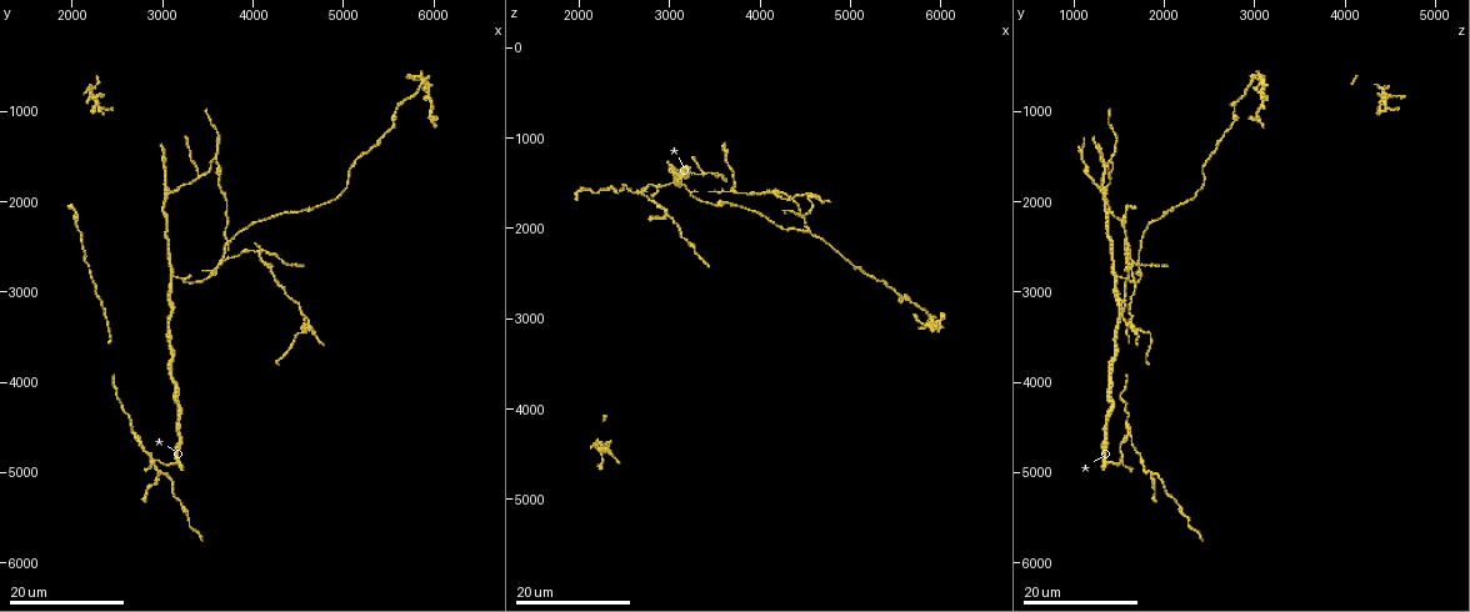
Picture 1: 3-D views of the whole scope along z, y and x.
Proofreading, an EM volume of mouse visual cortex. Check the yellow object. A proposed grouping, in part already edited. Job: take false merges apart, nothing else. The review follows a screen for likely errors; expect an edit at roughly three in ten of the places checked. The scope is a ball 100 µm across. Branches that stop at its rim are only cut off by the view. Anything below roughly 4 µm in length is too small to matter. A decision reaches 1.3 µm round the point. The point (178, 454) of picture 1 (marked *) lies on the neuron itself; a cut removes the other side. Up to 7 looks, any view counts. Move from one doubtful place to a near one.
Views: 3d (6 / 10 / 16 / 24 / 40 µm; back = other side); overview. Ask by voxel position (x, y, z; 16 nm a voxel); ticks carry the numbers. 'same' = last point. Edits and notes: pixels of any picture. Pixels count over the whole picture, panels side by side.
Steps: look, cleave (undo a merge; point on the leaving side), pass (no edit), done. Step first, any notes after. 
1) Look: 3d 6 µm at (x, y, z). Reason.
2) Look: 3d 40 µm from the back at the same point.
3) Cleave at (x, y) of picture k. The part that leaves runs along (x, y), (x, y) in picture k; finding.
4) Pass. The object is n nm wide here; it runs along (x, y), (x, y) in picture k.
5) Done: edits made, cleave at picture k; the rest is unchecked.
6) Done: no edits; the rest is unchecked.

Look: 3d 24 µm at (3100, 2800, 1450). Branch point.

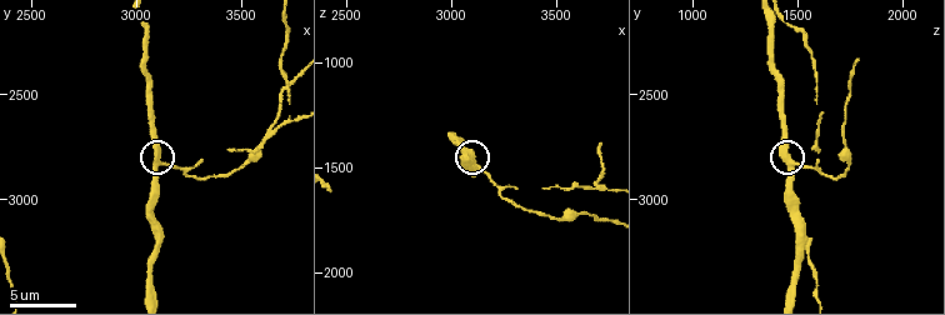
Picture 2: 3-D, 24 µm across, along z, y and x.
Look: 3d 10 µm at (3110, 2820, 1460).

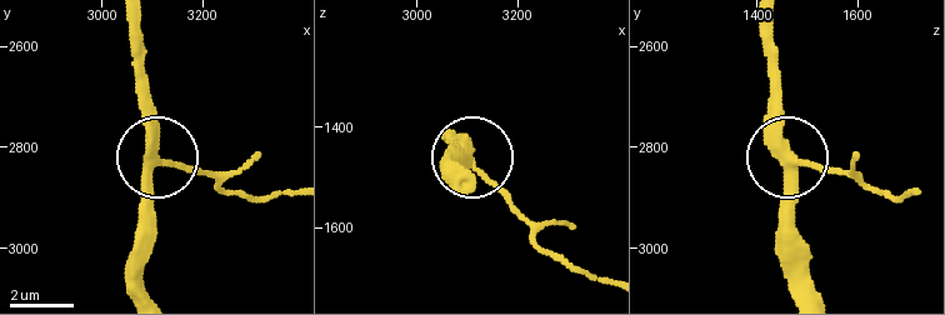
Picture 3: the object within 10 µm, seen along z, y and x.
Pass. It runs along (801, 291), (781, 76) in picture 3; one neuron here.

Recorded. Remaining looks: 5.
Look: 3d 24 µm at (3400, 1700, 1400). Two arms in line, one across.

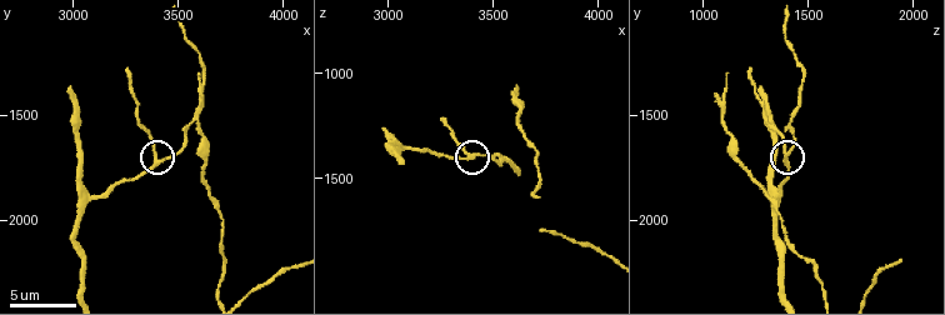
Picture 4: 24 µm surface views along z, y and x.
Look: 3d 6 µm at (3390, 1730, 1400). Zoom in.

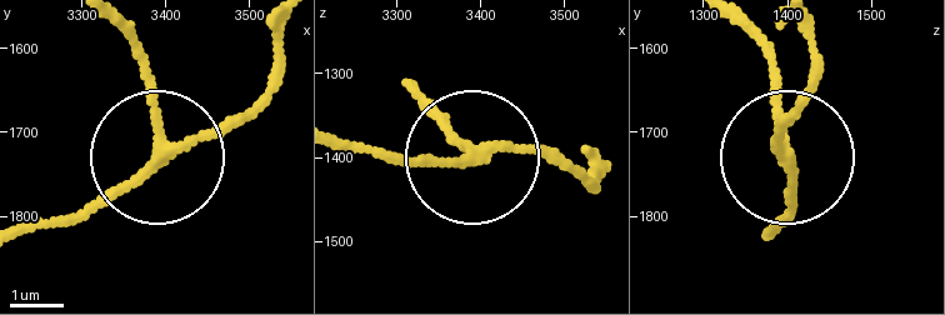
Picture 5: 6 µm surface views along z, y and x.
Pass. 3 arms meet here; all the same neuron.

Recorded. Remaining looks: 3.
Look: 3d 10 µm at (3090, 1890, 1350). Three-way junction.

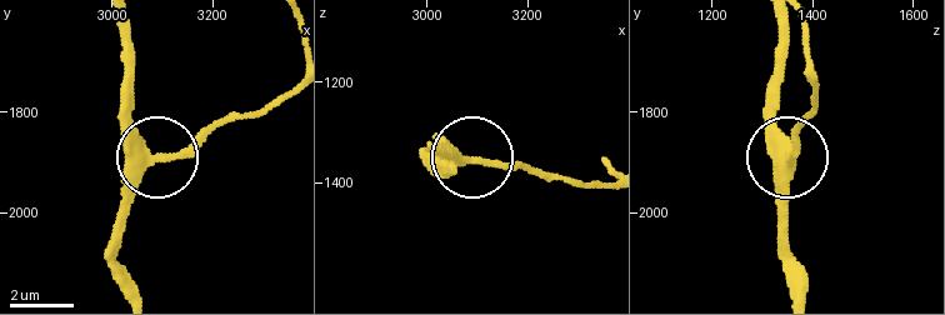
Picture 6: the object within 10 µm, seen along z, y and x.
Look: 3d 10 µm from the back at (3080, 1885, 1360).

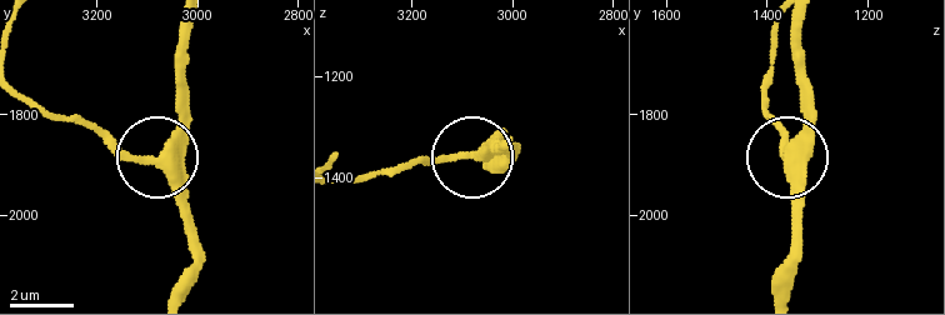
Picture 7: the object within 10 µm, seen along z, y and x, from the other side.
Pass. It runs along (781, 286), (790, 254), (790, 149), (806, 118), (806, 55) in picture 7; all the same neuron.

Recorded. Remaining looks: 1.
Look: 3d 16 µm at (3570, 2790, 1710). Four arms meet.

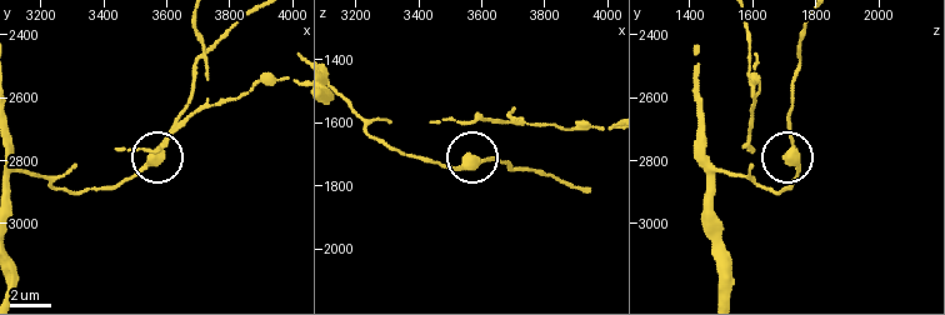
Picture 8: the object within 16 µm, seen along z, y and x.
Pass. The side arm is 42 µm long; it runs along (20, 170), (60, 190), (105, 190), (145, 170), (161, 149) in picture 8; one neuron here.

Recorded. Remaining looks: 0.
Done: no edits; the rest is unchecked.

